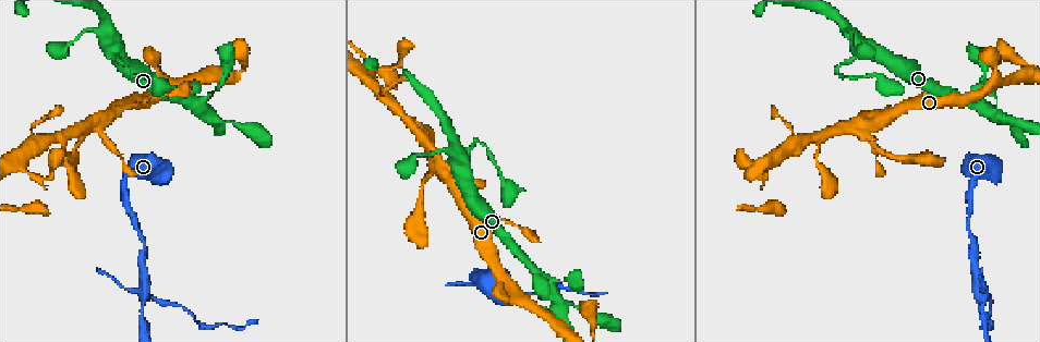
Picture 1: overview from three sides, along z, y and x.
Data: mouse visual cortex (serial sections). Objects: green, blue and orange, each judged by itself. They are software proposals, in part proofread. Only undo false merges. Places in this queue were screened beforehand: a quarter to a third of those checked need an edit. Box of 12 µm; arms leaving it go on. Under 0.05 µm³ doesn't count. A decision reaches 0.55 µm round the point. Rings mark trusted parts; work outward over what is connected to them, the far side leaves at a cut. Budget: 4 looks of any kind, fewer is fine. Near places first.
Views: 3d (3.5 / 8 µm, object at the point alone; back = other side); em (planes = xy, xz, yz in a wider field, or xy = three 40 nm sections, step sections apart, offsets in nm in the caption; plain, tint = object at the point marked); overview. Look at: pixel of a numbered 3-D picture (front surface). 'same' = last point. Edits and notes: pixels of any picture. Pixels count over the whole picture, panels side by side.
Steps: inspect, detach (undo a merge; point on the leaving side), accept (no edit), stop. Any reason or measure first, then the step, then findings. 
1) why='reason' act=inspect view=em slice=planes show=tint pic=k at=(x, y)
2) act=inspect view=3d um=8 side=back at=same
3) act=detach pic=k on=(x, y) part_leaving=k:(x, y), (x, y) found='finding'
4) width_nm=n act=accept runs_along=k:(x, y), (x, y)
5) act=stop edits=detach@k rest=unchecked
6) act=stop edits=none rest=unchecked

why='sharp bend' act=inspect view=3d um=8 pic=1 at=(478, 140)

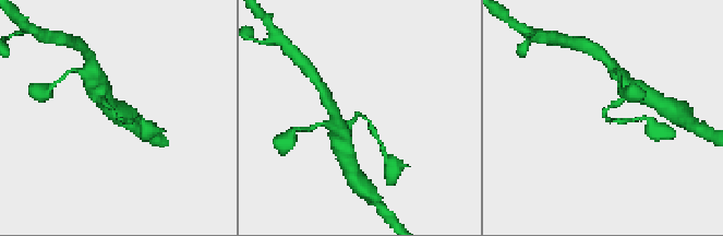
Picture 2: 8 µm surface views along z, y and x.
arm_widths_nm=200,200 act=inspect view=em slice=xy step=1 show=tint pic=2 at=(361, 116)

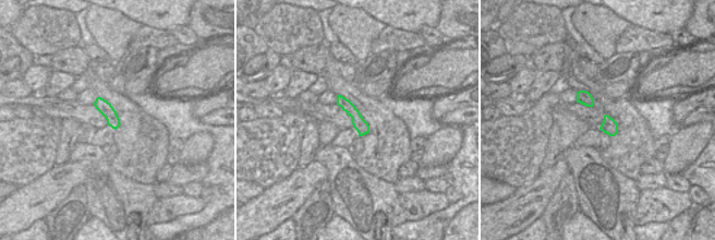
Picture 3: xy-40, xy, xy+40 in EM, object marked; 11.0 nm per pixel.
act=accept runs_along=2:(103, 97), (119, 118), (134, 119) found='all the same cell'

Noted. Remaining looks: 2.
why='arms part here' act=inspect view=3d um=3.5 pic=1 at=(145, 293)

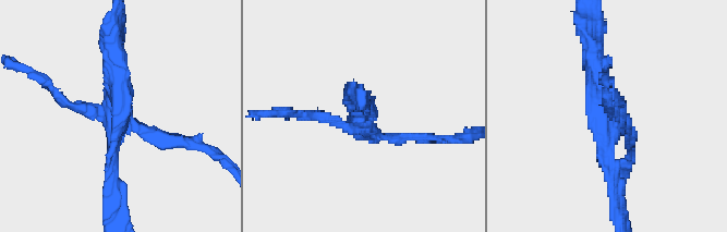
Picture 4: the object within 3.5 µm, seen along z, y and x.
act=detach pic=4 on=(164, 138) part_leaving=4:(132, 123), (222, 157) found='two cells meet here'

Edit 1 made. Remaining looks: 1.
act=stop edits=detach@4 rest=unchecked

